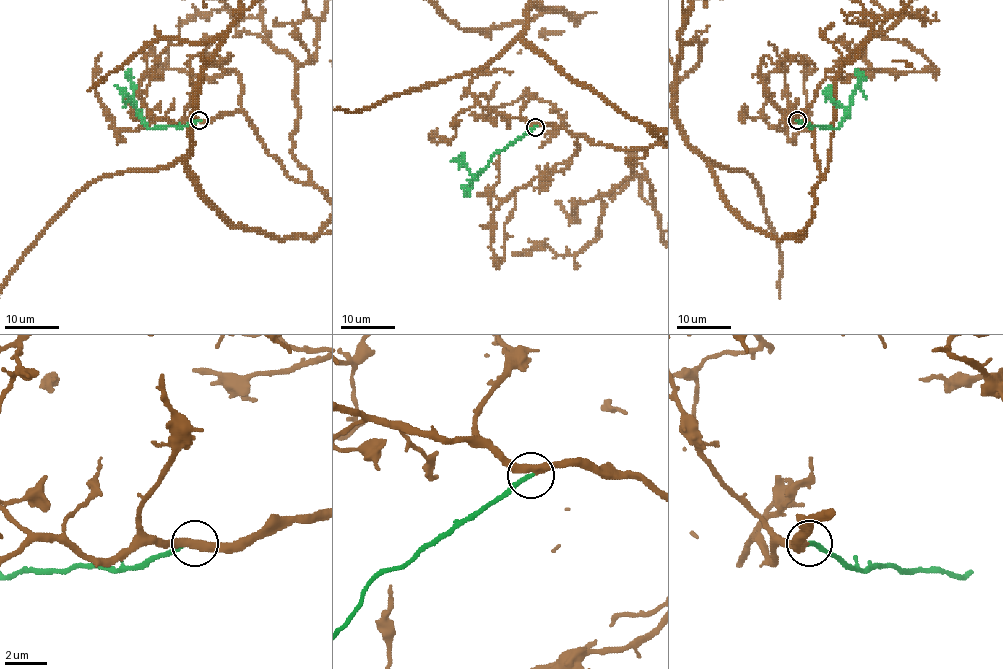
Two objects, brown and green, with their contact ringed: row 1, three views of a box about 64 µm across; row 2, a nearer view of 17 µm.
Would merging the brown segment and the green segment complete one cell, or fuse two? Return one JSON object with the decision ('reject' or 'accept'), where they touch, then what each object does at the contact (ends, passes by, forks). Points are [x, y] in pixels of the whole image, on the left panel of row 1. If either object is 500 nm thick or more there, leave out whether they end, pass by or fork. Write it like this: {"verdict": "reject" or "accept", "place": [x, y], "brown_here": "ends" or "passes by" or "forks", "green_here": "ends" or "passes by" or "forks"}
{"verdict": "accept", "place": [199, 120], "brown_here": "passes by", "green_here": "ends"}

